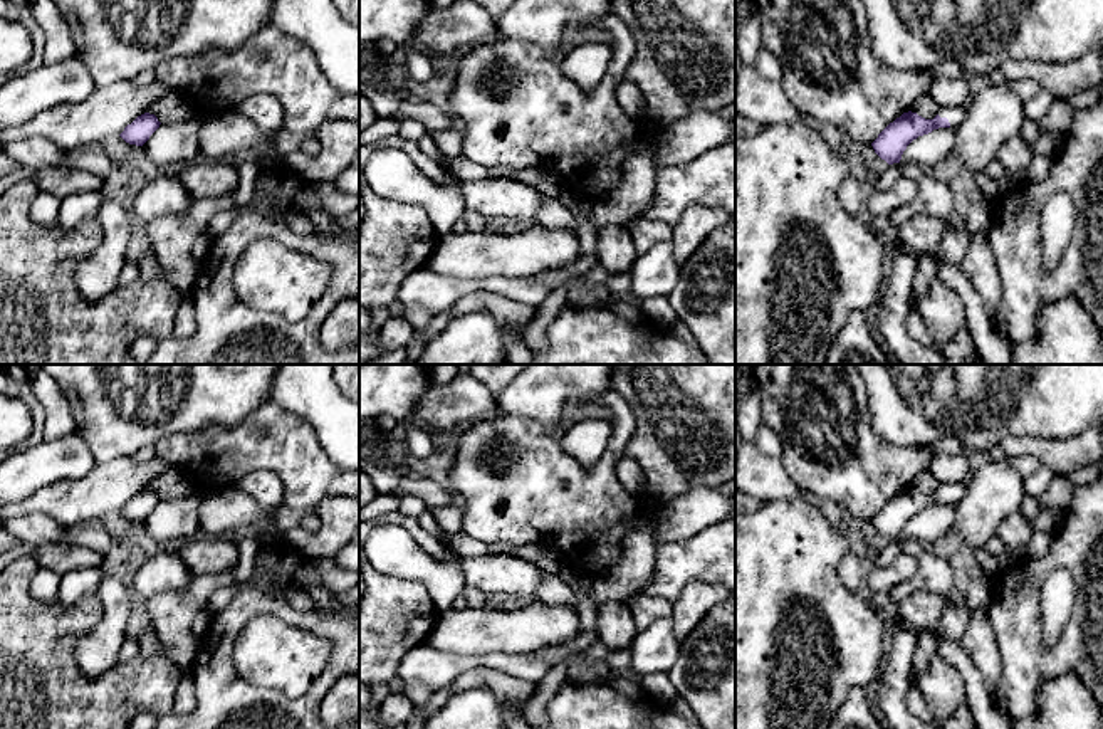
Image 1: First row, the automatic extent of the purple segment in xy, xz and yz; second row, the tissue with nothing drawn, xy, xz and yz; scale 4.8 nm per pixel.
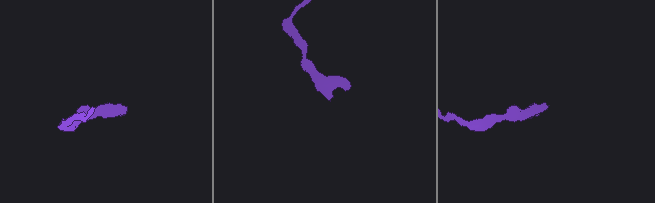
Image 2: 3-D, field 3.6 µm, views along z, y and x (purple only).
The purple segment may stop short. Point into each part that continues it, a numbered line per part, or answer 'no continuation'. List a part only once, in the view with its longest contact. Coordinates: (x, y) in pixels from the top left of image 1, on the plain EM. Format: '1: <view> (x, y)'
1: yz (954, 491)

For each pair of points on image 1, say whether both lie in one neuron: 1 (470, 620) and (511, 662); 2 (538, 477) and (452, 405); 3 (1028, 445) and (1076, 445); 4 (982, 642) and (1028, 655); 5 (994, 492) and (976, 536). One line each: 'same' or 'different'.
1: different
2: different
3: same
4: different
5: same

